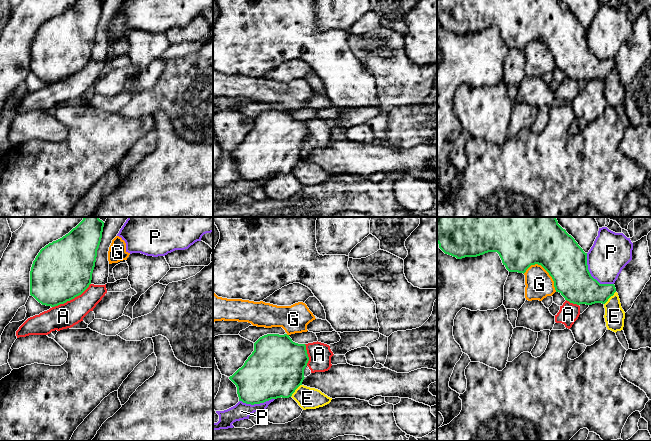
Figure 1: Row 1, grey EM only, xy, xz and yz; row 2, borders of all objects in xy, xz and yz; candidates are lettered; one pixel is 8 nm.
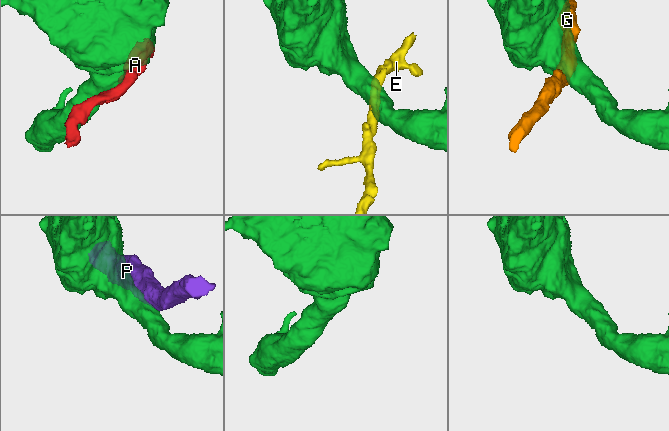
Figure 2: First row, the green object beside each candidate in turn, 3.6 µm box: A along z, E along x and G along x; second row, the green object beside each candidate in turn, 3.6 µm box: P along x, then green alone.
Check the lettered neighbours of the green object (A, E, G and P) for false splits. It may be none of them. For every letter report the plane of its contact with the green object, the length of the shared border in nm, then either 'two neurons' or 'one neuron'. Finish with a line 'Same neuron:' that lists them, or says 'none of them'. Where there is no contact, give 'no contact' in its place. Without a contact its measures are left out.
A: contact in xy; length 360 nm; two neurons
E: contact in yz; length 140 nm; two neurons
G: contact in yz; length 300 nm; two neurons
P: contact in yz; length 340 nm; two neurons
Same neuron: none of them

